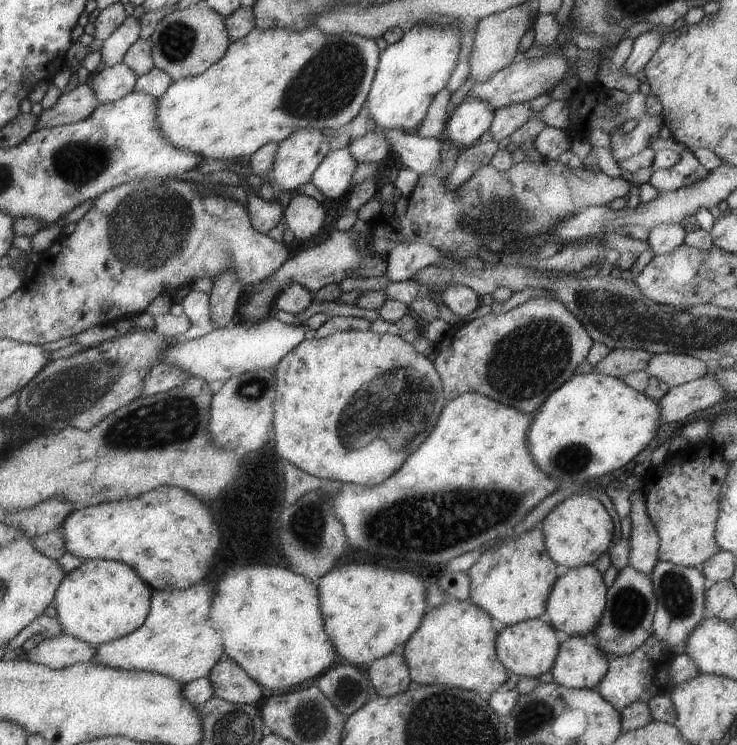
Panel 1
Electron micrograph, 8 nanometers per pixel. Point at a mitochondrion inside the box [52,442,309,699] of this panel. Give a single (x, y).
(108, 490)

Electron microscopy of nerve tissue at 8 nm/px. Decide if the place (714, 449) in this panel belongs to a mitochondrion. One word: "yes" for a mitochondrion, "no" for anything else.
no

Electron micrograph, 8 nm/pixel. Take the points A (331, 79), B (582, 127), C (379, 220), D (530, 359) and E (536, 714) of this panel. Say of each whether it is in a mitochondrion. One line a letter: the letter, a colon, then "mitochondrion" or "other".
A: mitochondrion
B: other
C: other
D: mitochondrion
E: mitochondrion

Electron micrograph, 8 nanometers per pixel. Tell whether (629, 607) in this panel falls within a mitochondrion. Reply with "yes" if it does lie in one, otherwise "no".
yes

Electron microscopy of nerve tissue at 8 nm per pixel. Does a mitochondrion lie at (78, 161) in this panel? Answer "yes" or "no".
yes

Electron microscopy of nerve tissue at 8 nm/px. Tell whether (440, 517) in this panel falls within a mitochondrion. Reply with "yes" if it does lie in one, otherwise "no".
yes

